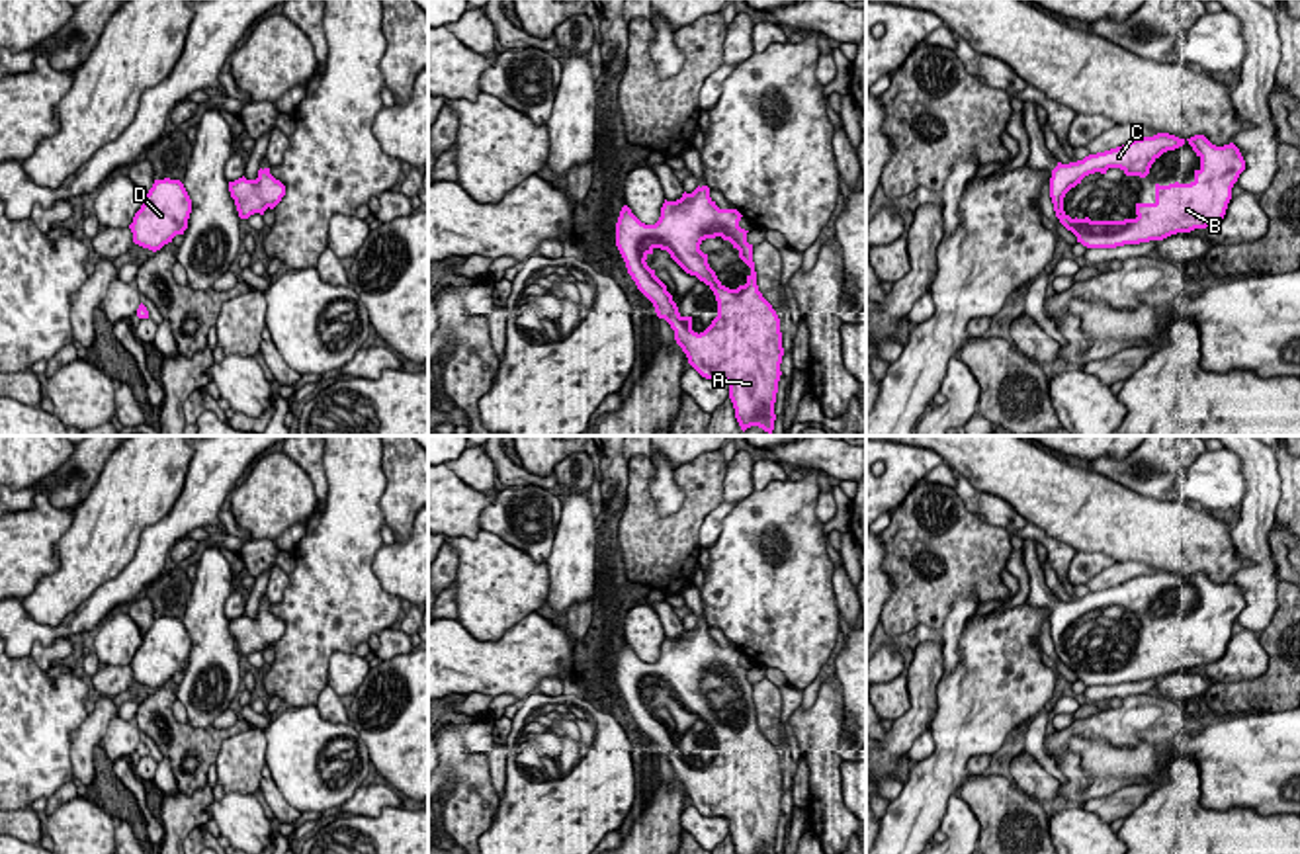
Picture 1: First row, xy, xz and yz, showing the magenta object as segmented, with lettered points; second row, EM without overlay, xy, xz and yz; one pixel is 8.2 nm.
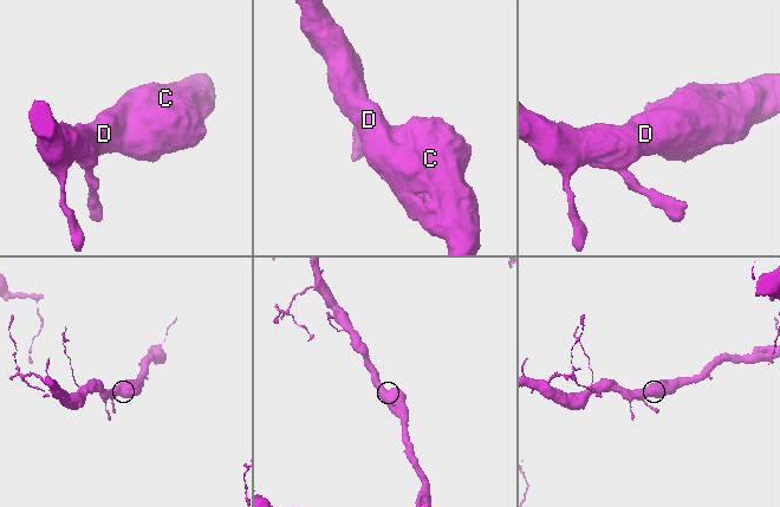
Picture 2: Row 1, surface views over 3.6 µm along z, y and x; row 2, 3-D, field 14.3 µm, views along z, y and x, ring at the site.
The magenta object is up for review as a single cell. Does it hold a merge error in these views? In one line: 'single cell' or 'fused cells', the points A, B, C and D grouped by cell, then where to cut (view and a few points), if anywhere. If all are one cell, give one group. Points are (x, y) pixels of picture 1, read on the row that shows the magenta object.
single cell; A B C D; no cut

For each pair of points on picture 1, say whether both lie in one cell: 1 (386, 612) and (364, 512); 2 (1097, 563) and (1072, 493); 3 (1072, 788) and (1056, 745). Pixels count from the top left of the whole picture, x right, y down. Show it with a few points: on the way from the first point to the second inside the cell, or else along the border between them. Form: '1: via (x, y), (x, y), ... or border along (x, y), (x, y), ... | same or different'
1: via (360, 587), (360, 538) | same
2: border along (1076, 550), (1105, 554), (1117, 561) | different
3: via (1072, 778), (1072, 768), (1060, 755) | same

